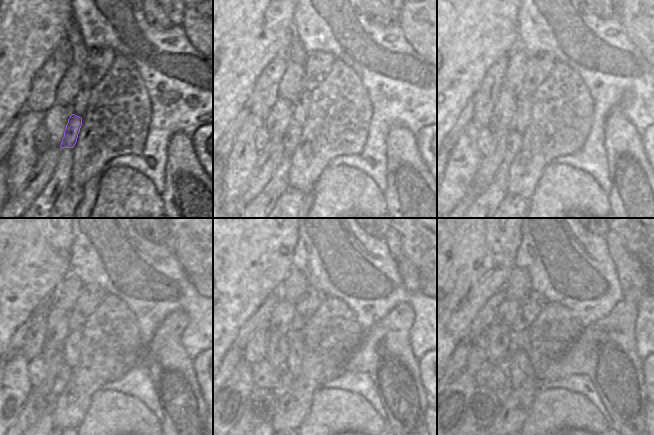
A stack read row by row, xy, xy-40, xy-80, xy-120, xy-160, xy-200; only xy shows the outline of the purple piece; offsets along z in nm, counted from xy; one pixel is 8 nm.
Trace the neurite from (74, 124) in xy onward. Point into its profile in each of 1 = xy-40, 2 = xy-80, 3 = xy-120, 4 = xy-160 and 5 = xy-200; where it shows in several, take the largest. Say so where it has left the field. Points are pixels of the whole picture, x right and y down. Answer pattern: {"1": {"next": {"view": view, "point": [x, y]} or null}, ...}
{"1": {"next": {"view": "xy-40", "point": [291, 139]}}, "2": {"next": {"view": "xy-80", "point": [514, 141]}}, "3": {"next": {"view": "xy-120", "point": [64, 374]}}, "4": {"next": {"view": "xy-160", "point": [286, 380]}}, "5": {"next": {"view": "xy-200", "point": [503, 393]}}}

